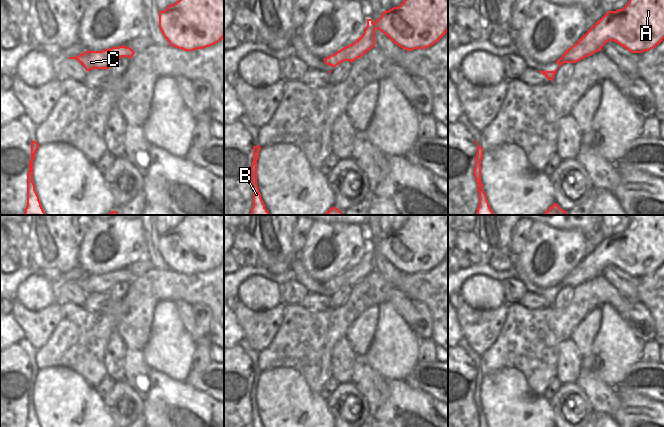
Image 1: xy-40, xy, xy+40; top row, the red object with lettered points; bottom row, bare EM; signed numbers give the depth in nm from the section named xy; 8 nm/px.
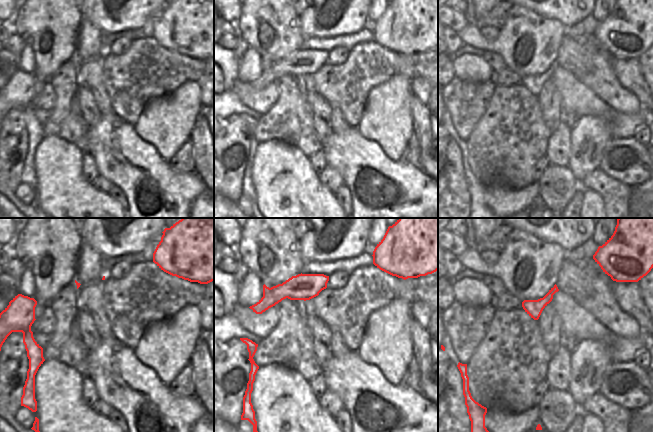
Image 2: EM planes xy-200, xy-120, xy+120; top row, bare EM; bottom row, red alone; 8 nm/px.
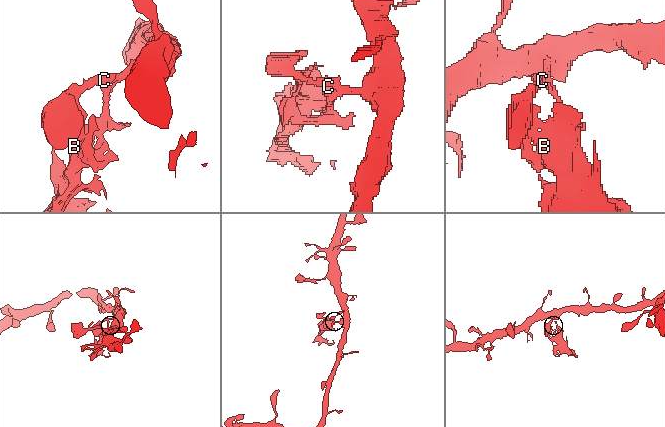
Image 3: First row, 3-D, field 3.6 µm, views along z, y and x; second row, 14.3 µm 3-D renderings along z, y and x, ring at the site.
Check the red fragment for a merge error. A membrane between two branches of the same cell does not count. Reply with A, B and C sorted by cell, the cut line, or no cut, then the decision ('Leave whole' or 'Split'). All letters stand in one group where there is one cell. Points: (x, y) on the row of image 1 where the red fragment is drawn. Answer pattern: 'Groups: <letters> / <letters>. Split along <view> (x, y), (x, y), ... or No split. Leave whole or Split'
Groups: A / B C. Split along xy+40 (587, 32), (590, 40), (601, 47). Split

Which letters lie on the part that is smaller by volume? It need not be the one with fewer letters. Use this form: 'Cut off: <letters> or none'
Cut off: B, C

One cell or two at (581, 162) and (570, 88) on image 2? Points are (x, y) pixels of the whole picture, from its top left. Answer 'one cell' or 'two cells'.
two cells

